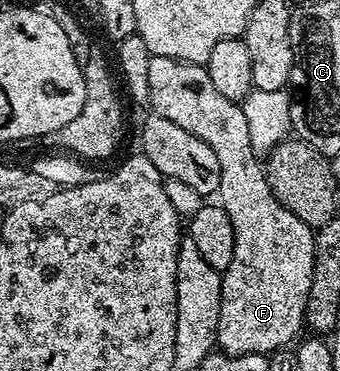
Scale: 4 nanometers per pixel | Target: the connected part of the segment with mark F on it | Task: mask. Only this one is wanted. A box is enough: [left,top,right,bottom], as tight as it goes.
[146,55,316,355]

